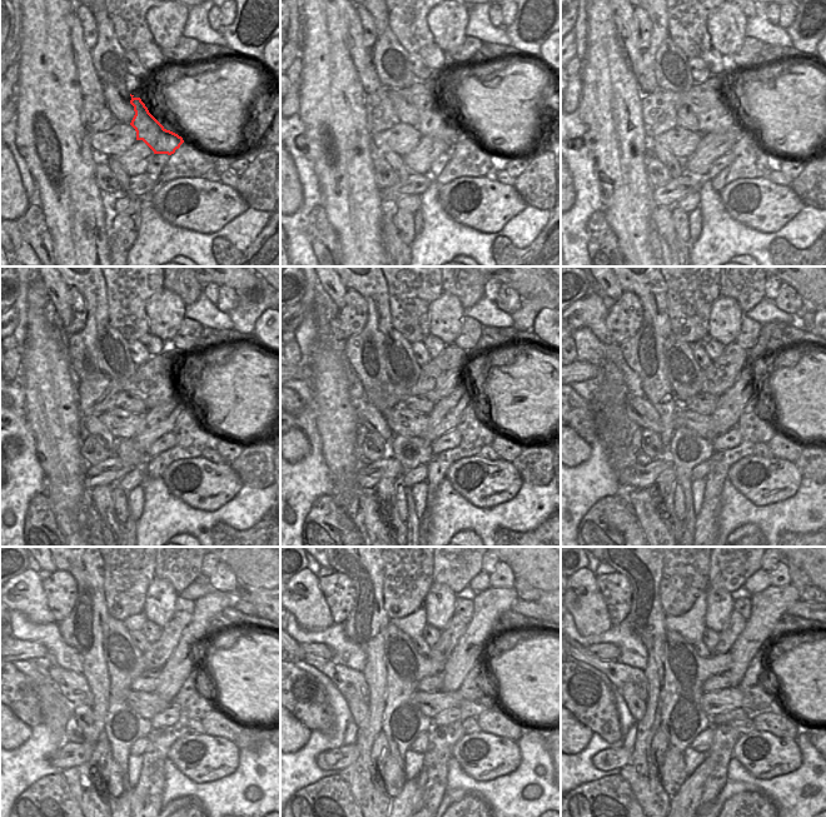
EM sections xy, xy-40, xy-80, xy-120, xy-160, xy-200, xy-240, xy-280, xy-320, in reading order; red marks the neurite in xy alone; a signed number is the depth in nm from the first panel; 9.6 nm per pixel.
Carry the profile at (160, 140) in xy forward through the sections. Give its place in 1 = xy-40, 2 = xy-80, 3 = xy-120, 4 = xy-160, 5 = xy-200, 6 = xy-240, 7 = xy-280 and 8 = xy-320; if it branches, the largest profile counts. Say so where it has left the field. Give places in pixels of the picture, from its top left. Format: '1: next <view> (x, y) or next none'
1: next xy-40 (421, 94)
2: next xy-80 (705, 100)
3: next xy-120 (152, 382)
4: next xy-160 (437, 379)
5: next xy-200 (722, 373)
6: next xy-240 (160, 651)
7: next xy-280 (441, 651)
8: next xy-320 (737, 623)

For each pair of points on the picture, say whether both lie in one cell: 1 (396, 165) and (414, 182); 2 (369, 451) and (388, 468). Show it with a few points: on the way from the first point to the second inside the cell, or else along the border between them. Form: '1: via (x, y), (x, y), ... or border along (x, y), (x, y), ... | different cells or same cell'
1: border along (411, 173), (399, 180) | different cells
2: border along (388, 454), (369, 463) | different cells

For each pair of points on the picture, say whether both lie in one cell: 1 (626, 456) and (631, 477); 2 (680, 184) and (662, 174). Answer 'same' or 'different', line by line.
1: different
2: different

